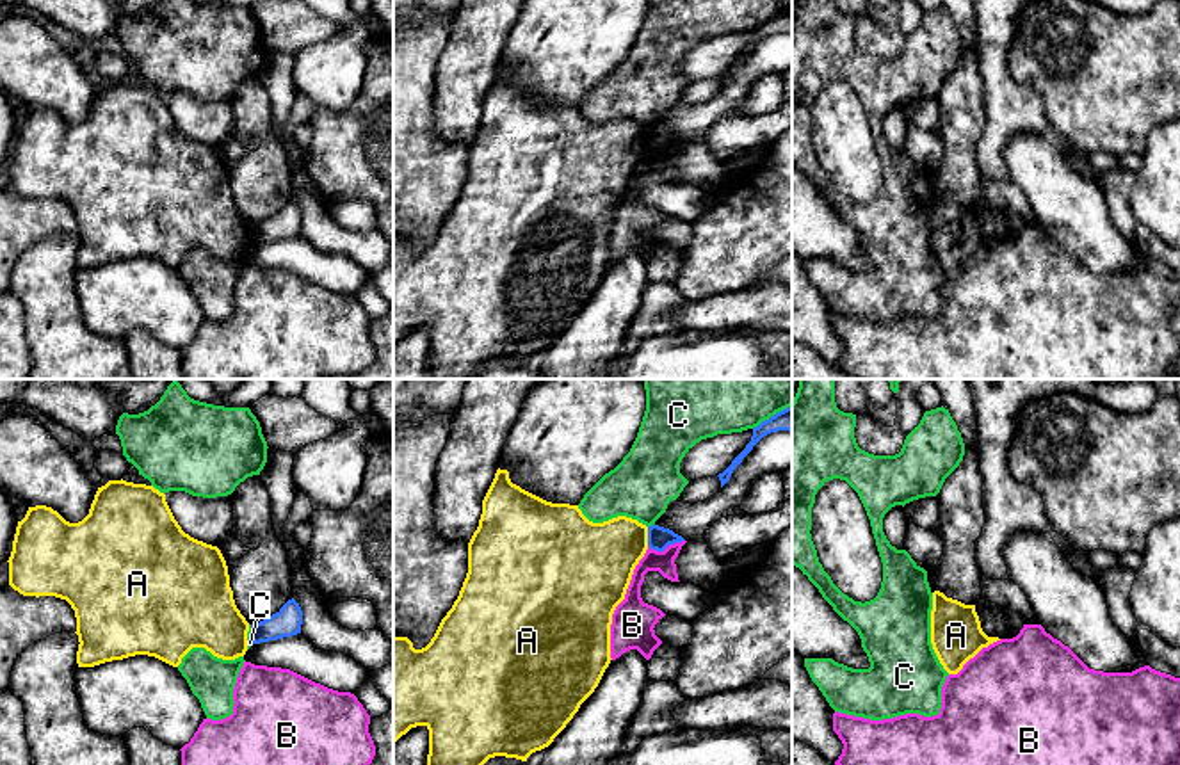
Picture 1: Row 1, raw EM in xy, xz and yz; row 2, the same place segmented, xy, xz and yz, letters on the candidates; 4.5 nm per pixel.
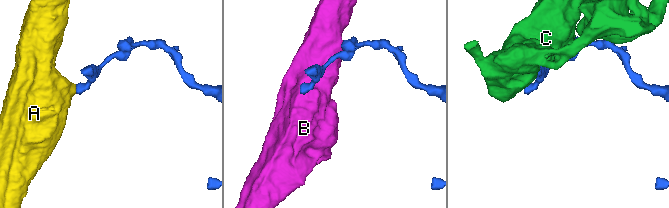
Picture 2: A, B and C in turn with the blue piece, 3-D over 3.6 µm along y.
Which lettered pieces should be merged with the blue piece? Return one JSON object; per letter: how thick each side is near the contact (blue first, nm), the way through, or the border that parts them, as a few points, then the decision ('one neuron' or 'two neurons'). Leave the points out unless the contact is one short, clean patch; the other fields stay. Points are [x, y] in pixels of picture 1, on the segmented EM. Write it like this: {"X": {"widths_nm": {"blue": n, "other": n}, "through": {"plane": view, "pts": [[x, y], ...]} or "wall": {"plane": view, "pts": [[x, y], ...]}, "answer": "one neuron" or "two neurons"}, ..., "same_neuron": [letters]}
{"A": {"widths_nm": {"blue": 110, "other": 340}, "wall": {"plane": "xz", "pts": [[646, 527], [648, 545]]}, "answer": "two neurons"}, "B": {"widths_nm": {"blue": 110, "other": 100}, "answer": "two neurons"}, "C": {"widths_nm": {"blue": 110, "other": 480}, "answer": "two neurons"}, "same_neuron": []}

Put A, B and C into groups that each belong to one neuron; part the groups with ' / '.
A / B / C

